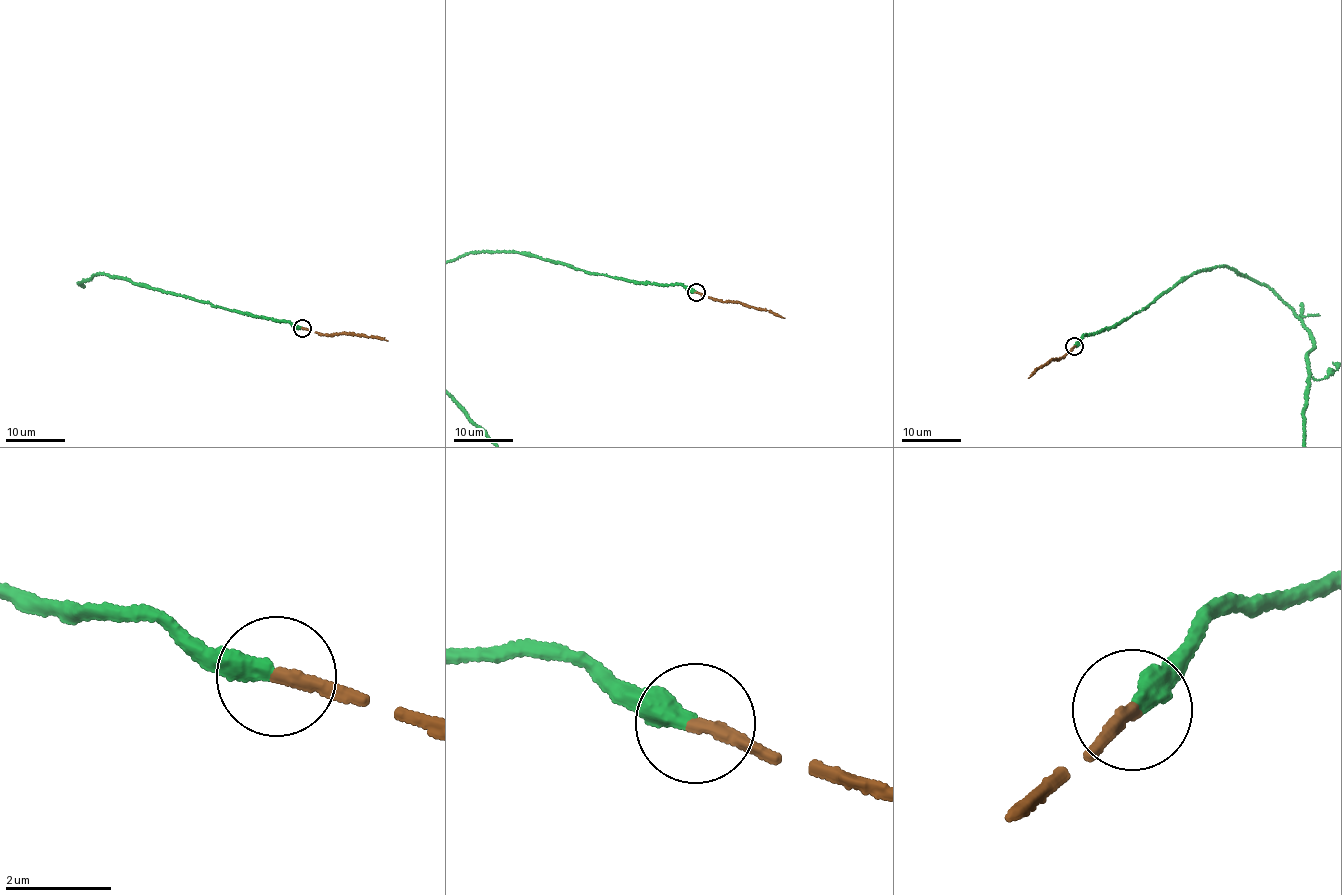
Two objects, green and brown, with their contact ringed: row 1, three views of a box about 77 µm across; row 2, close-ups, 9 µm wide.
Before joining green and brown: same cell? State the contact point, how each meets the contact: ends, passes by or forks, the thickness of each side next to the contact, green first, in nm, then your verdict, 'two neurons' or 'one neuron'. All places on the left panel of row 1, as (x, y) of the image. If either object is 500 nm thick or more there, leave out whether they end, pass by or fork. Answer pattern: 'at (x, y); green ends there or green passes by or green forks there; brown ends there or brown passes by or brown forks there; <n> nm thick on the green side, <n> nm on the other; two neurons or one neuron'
at (302, 328); green ends there; brown ends there; 400 nm thick on the green side, 240 nm on the other; one neuron

